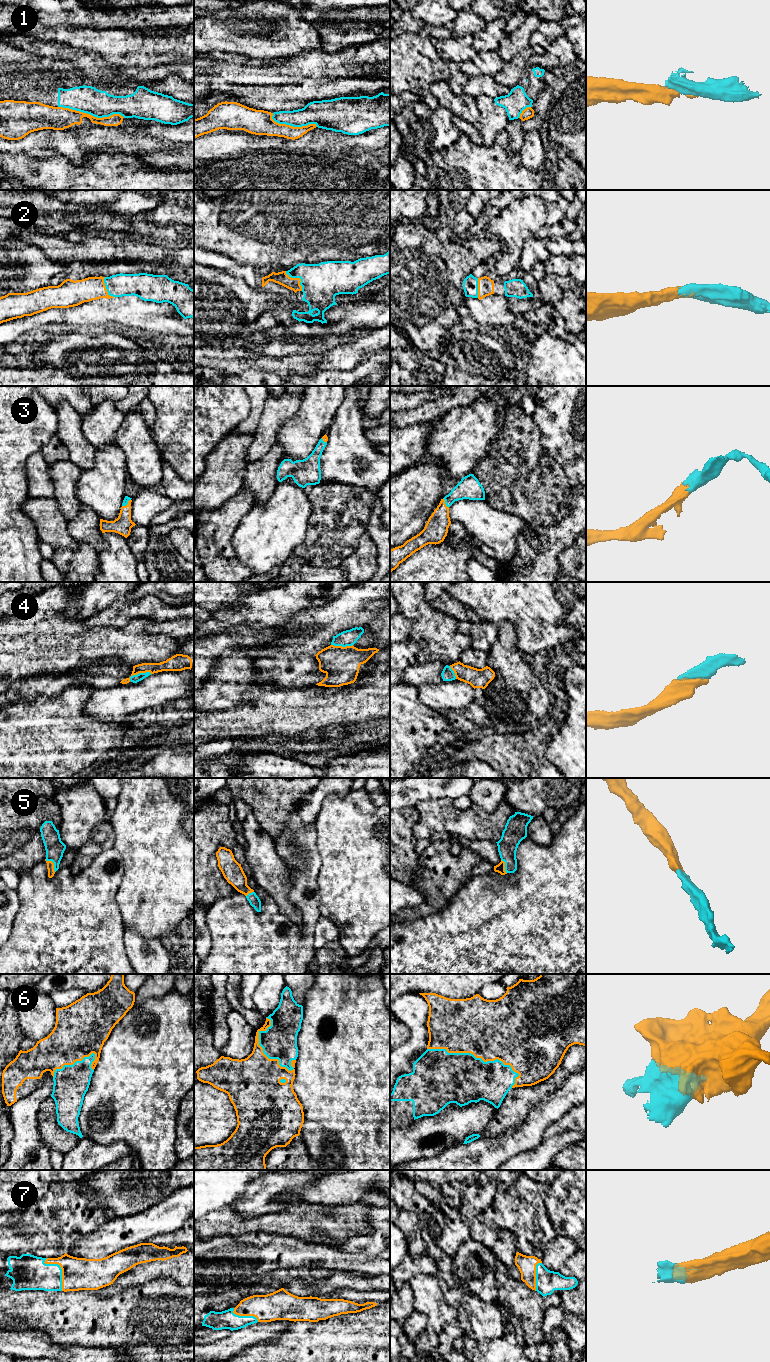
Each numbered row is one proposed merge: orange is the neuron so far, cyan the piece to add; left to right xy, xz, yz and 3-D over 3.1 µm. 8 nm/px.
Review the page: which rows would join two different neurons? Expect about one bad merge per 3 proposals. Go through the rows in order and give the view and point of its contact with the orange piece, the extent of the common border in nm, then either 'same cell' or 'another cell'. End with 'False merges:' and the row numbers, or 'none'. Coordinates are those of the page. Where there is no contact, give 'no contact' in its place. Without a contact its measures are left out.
1: meets orange in xy at (91, 115); contact 550 nm long; another cell
2: meets orange in xz at (298, 278); contact 220 nm long; same cell
3: meets orange in yz at (444, 503); contact 90 nm long; same cell
4: meets orange in xy at (139, 672); contact 190 nm long; same cell
5: meets orange in xy at (53, 863); contact 130 nm long; same cell
6: meets orange in yz at (474, 1055); contact 800 nm long; same cell
7: meets orange in xy at (61, 1268); contact 300 nm long; same cell
False merges: 1

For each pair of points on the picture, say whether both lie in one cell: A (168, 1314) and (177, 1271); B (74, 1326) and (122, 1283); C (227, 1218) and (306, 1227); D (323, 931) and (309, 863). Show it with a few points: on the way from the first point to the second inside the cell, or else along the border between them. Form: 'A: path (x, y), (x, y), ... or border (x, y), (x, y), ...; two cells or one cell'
A: border (152, 1279), (159, 1277), (172, 1278), (183, 1286); two cells
B: border (128, 1288), (106, 1297), (101, 1297), (95, 1290); two cells
C: path (247, 1224), (286, 1224); one cell
D: border (321, 916), (314, 925); two cells

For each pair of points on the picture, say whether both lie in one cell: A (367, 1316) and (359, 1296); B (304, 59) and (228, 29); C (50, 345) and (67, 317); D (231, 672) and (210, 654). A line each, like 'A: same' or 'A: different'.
A: different
B: different
C: different
D: different

